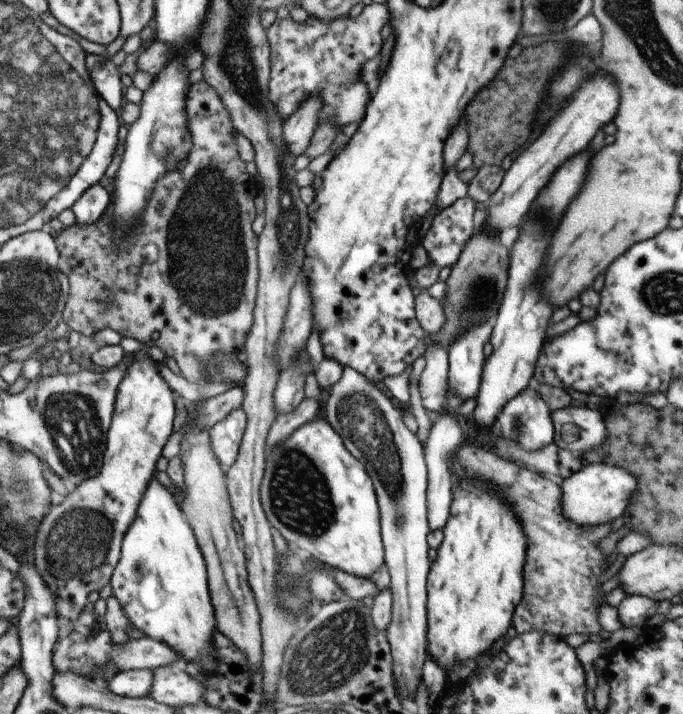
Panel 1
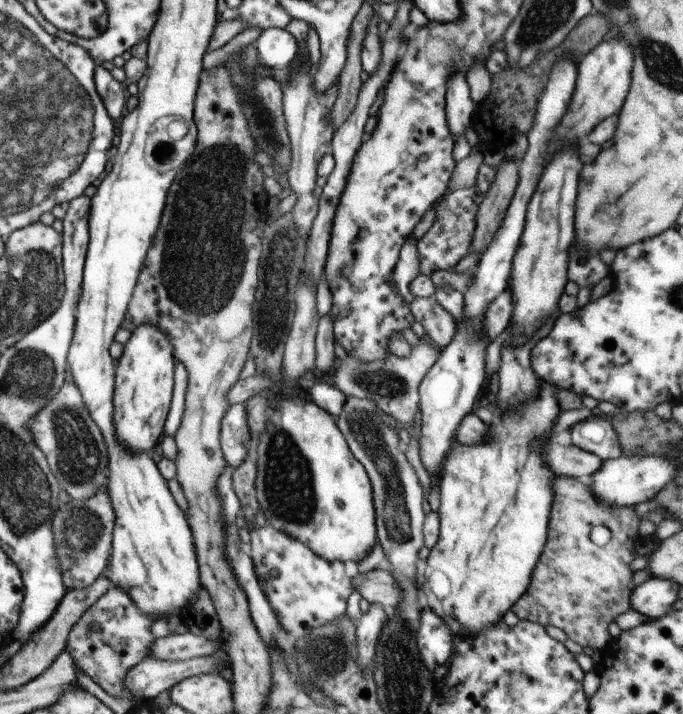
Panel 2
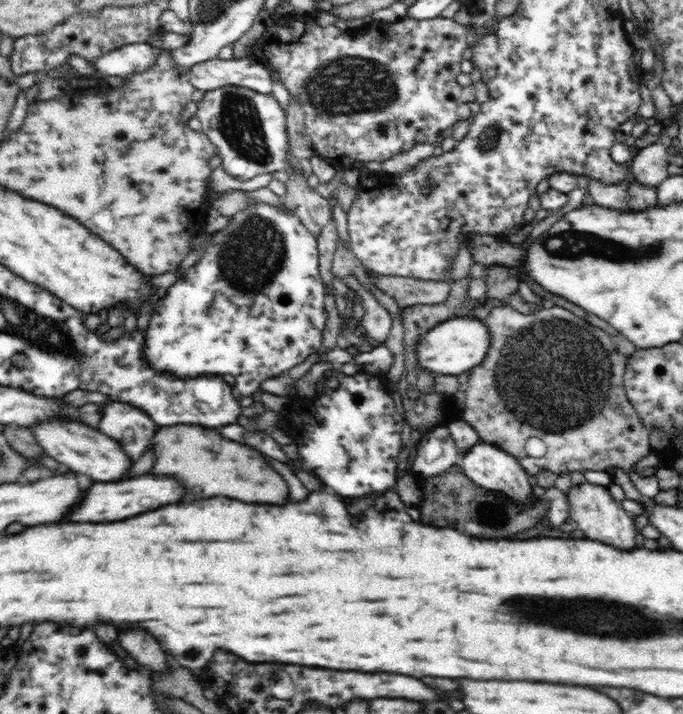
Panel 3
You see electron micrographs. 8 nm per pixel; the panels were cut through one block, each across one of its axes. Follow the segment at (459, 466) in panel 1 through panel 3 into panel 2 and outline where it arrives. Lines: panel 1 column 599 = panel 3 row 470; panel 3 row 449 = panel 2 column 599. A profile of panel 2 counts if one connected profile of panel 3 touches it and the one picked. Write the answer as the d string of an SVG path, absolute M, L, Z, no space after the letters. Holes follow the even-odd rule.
M556 478L554 480L554 504L550 514L550 530L548 542L544 548L544 556L540 556L534 566L528 590L515 602L511 609L520 620L556 626L567 634L567 637L583 647L602 651L612 639L608 633L608 625L623 612L630 610L630 594L635 588L632 578L634 573L630 564L636 556L636 537L641 518L634 512L634 507L606 506L598 502L590 485L582 484L576 478ZM593 526L606 526L611 538L604 546L596 545L589 537Z

